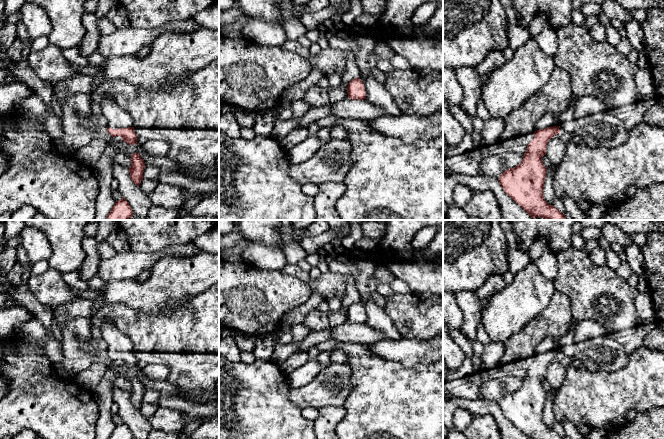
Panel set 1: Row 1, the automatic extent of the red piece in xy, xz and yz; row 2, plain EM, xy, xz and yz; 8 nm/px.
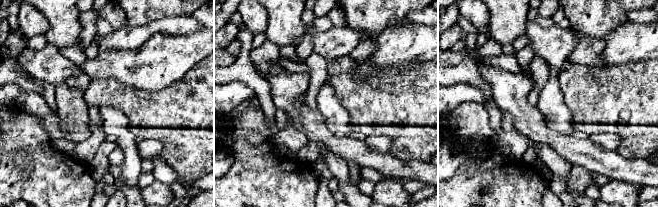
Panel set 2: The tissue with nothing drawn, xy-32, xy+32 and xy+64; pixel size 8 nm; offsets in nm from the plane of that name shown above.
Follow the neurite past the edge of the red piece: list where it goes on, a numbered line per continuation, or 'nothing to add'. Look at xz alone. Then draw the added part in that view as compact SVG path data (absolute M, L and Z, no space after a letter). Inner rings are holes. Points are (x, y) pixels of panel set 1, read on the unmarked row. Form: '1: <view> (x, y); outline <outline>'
nothing to add

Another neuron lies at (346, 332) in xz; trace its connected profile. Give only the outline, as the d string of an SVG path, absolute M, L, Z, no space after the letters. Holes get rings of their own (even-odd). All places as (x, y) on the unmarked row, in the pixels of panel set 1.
M344 322L335 327L331 327L330 340L335 340L345 343L360 343L367 345L387 340L384 333L371 328L366 323L353 324Z

